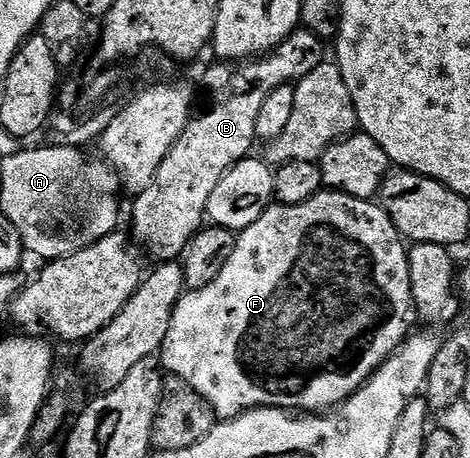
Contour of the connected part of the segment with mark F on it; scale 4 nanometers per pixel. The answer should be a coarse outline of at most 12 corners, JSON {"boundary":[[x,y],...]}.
{"boundary":[[321,190],[236,236],[158,358],[217,420],[328,413],[413,330],[409,248]]}

